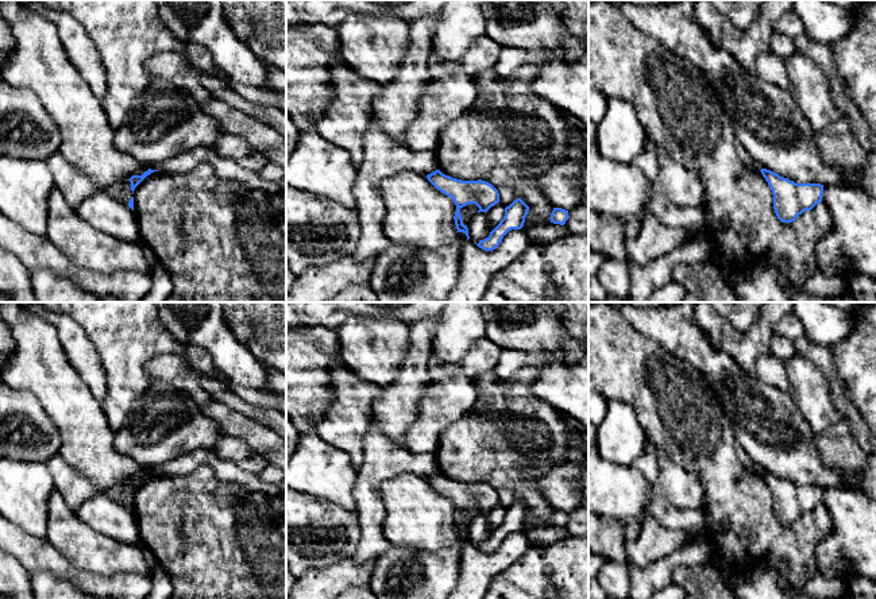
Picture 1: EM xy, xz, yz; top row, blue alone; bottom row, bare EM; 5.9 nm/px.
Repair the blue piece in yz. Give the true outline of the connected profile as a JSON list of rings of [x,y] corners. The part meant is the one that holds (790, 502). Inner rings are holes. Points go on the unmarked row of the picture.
[[[761,471],[773,496],[773,511],[782,525],[792,525],[804,513],[811,513],[822,505],[823,487],[795,486],[779,476]]]

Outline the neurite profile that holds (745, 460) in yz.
[[[736,443],[734,445],[736,455],[740,460],[740,463],[749,471],[749,472],[761,472],[759,465],[746,455],[746,452],[742,449],[742,447]]]

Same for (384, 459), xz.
[[[375,418],[364,434],[363,453],[354,487],[360,540],[352,560],[358,564],[382,557],[391,546],[383,534],[382,482],[402,472],[425,478],[437,472],[433,453],[416,455],[401,448],[383,434]]]

